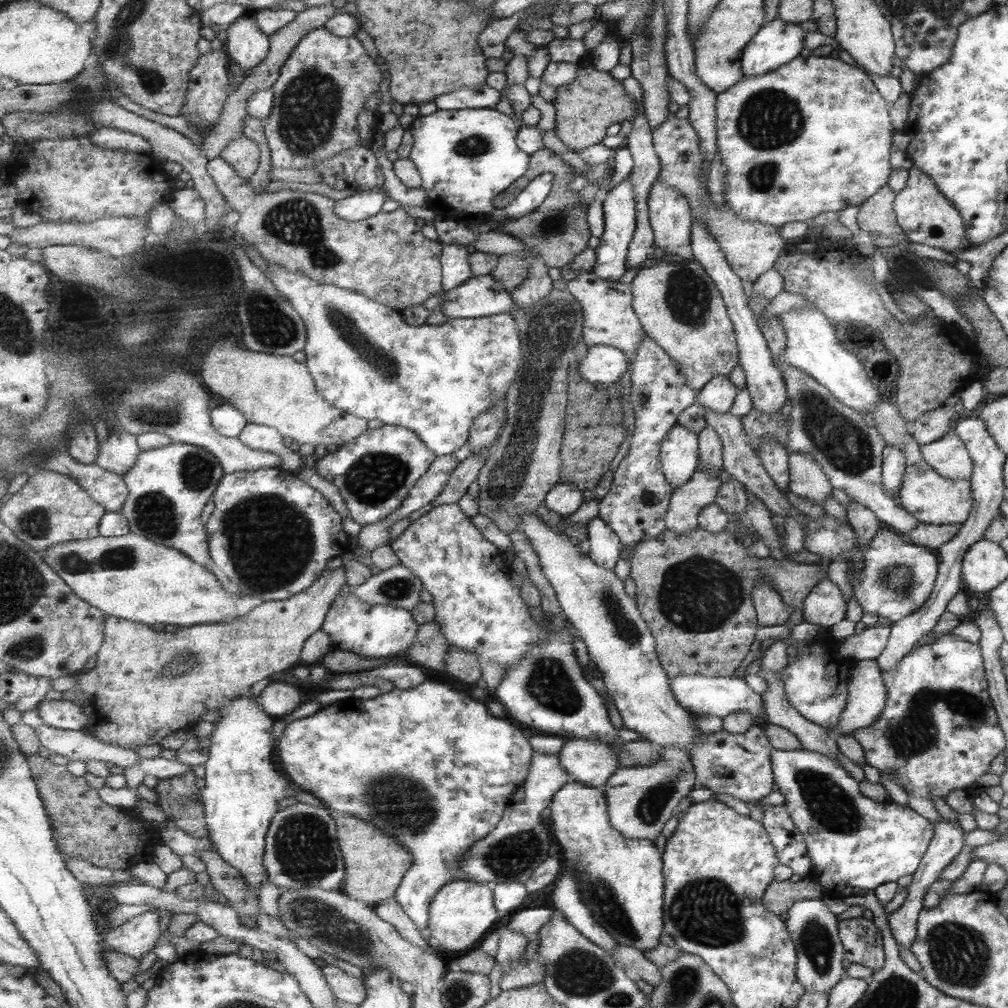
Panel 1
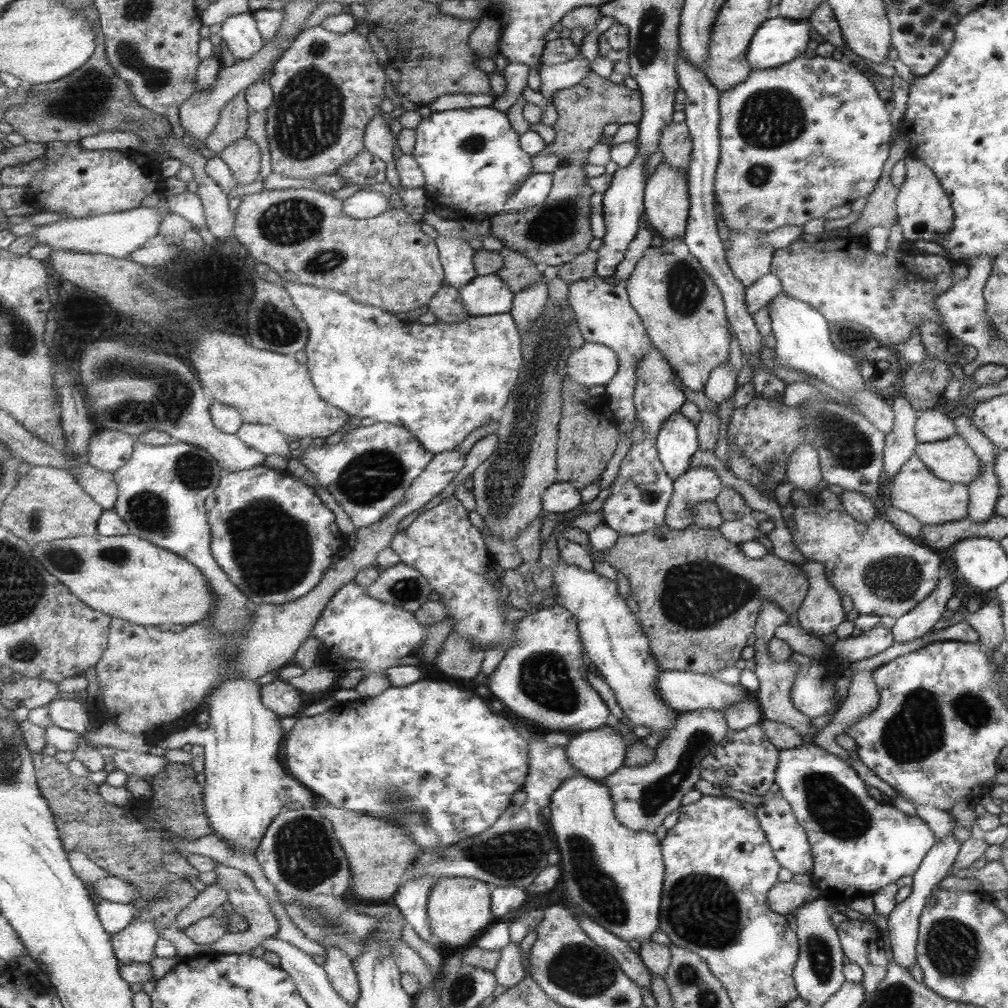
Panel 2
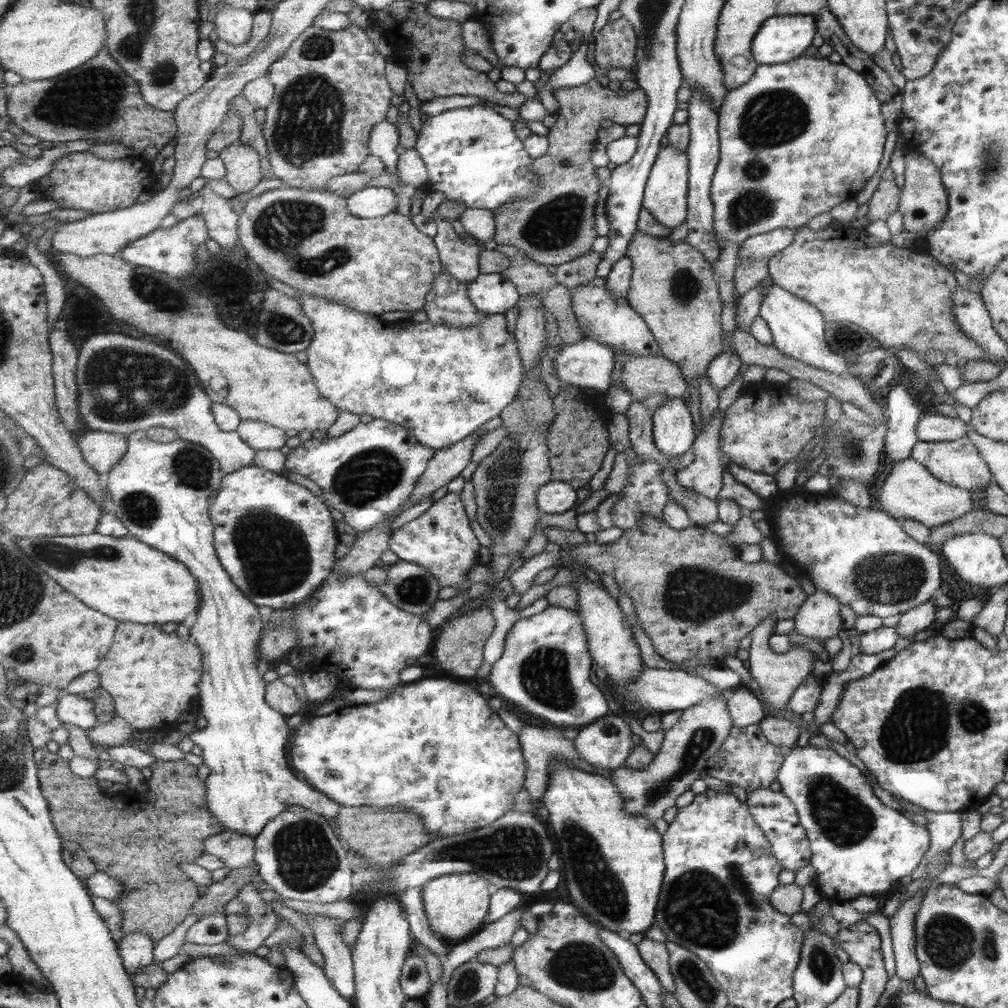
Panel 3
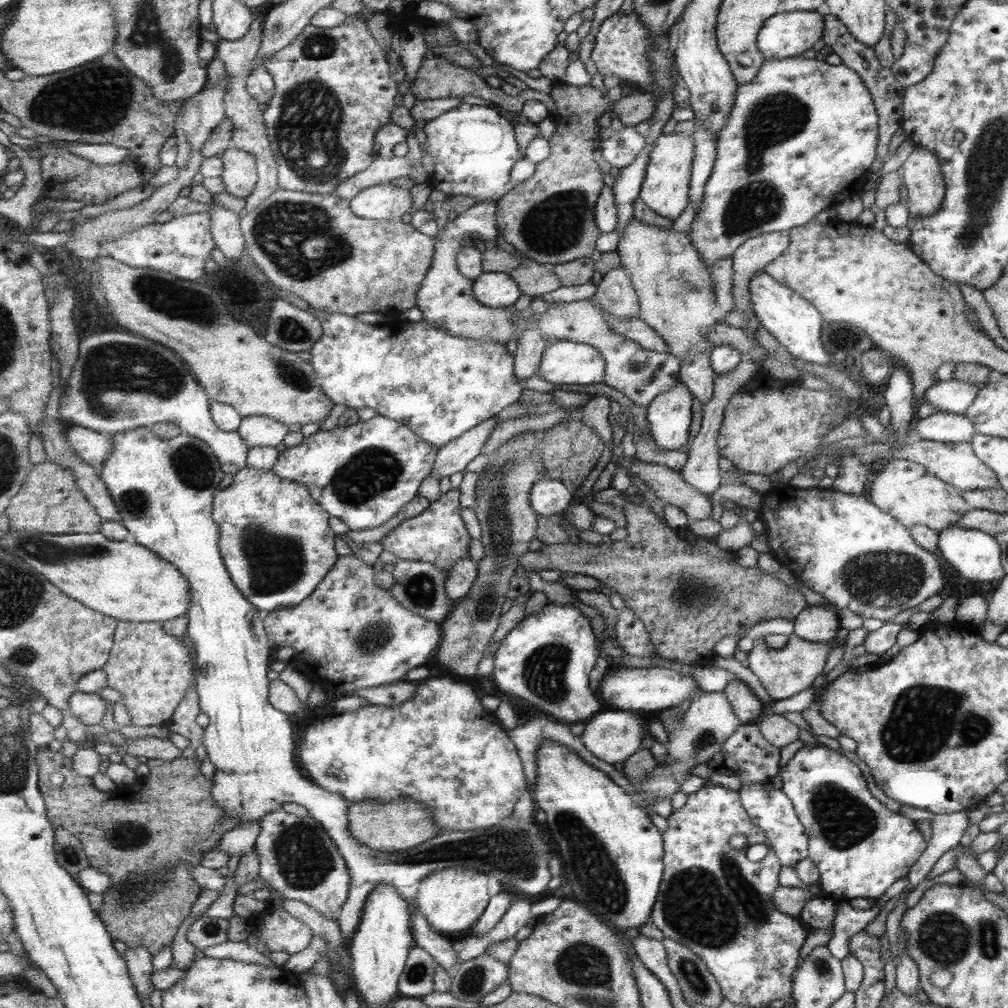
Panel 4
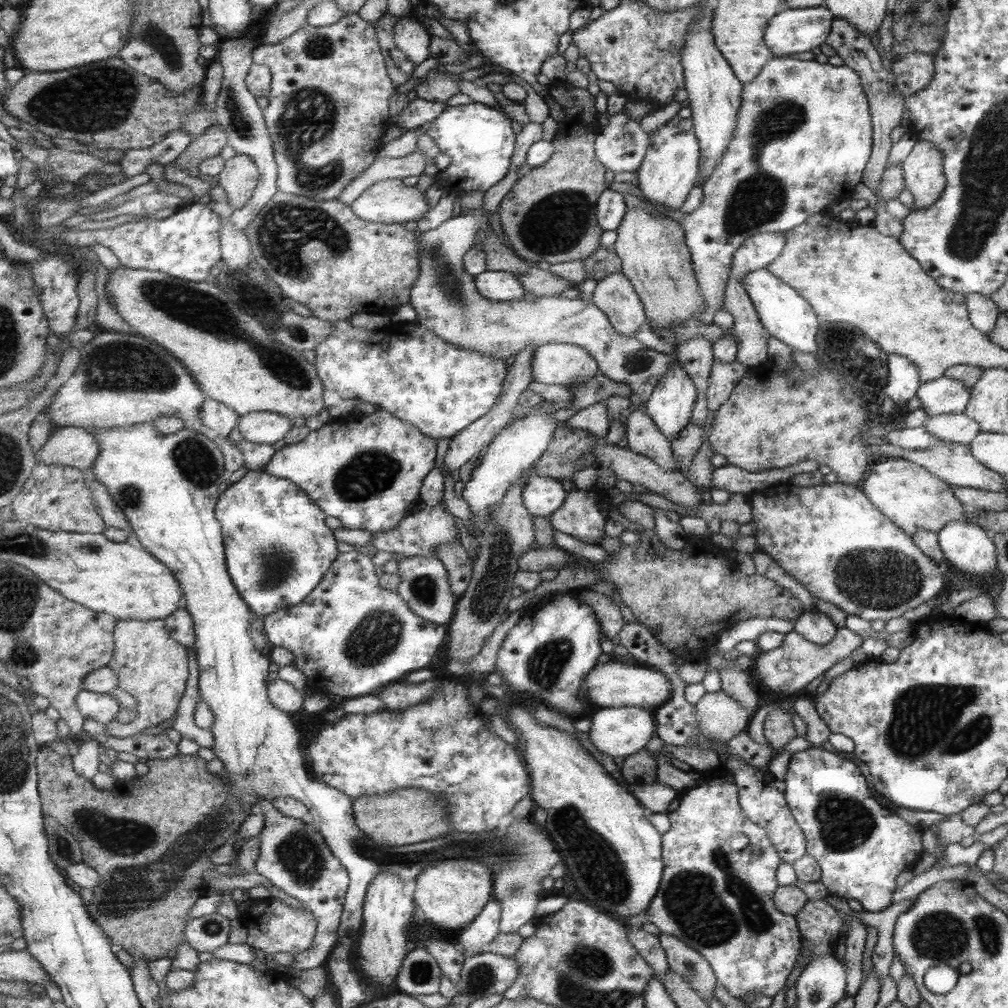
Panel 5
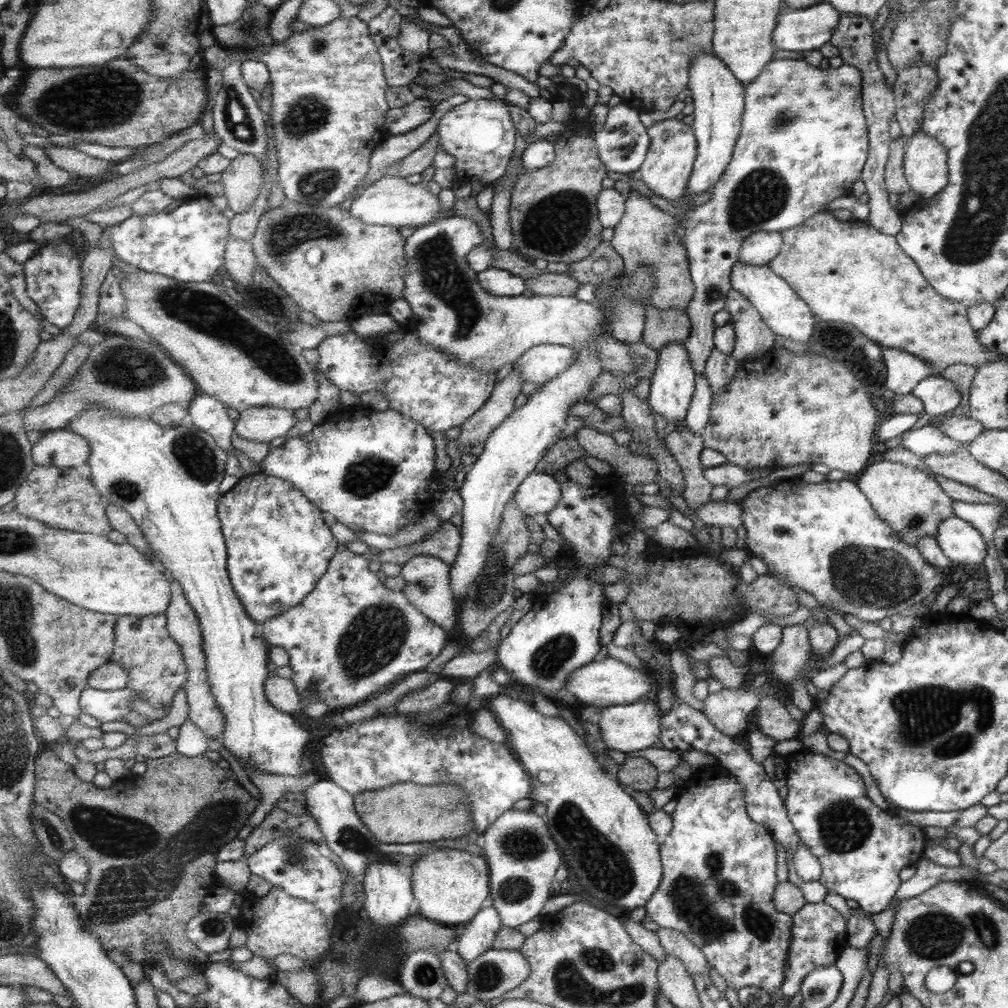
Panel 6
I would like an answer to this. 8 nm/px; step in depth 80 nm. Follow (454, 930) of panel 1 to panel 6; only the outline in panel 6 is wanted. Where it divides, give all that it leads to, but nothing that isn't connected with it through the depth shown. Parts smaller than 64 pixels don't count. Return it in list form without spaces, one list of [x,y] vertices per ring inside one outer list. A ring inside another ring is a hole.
[[[431,848],[421,856],[421,860],[417,860],[411,876],[416,897],[415,910],[439,924],[462,928],[490,903],[491,876],[488,863],[484,857],[471,852]]]

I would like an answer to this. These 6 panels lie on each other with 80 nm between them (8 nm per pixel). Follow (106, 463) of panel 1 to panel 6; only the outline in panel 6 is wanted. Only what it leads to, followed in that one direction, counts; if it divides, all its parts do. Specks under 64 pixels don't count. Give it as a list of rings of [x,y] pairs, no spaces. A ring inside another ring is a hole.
[[[72,430],[46,431],[37,441],[32,453],[34,461],[41,466],[71,467],[87,470],[90,444],[84,436]]]

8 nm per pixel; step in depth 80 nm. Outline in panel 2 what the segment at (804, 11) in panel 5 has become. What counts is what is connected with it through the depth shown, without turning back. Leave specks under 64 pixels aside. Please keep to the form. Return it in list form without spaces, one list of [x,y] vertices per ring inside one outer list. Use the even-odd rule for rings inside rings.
[[[770,17],[760,24],[748,46],[752,70],[780,67],[801,56],[809,39],[807,19]]]

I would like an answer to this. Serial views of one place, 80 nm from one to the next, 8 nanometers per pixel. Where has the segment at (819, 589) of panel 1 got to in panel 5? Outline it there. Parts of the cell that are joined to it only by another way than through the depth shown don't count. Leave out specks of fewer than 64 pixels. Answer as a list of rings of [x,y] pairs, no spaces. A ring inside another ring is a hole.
[[[803,612],[794,624],[795,632],[813,644],[827,644],[836,636],[836,627],[824,614]]]

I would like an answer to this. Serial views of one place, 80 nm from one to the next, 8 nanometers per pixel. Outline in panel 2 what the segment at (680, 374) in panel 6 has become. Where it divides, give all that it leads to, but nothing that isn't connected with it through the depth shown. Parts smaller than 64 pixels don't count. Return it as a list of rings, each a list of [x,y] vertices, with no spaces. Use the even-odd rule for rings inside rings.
[[[675,412],[663,423],[656,443],[668,476],[677,480],[689,472],[691,458],[700,449],[698,425],[683,412]]]

